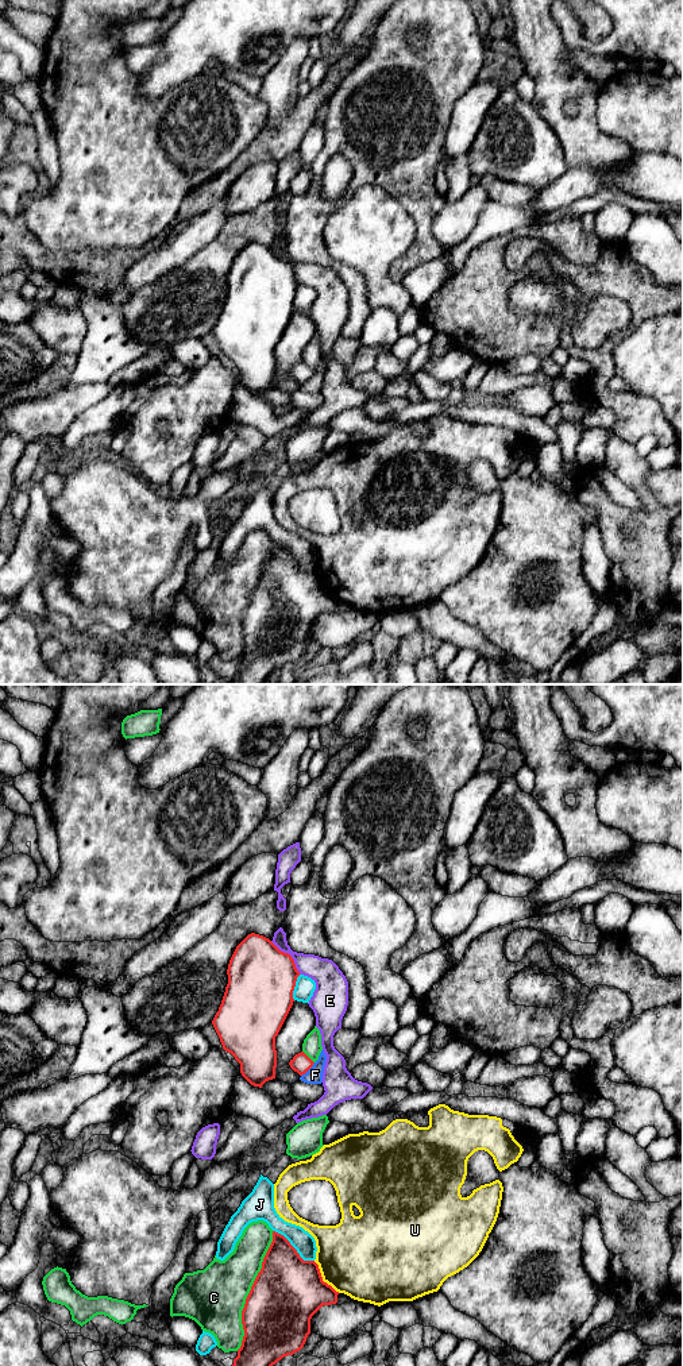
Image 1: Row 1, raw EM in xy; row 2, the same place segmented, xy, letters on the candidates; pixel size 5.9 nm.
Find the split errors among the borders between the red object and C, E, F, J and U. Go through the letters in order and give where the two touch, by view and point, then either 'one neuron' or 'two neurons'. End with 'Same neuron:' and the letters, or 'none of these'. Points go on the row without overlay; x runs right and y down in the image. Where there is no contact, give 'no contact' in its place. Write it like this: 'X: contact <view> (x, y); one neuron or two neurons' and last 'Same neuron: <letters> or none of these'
C: contact xy (250, 599); two neurons
E: contact xy (289, 263); two neurons
F: contact xy (308, 378); two neurons
J: contact xy (293, 556); two neurons
U: contact xy (321, 587); two neurons
Same neuron: none of these

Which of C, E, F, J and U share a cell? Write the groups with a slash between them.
C / E / F / J / U

